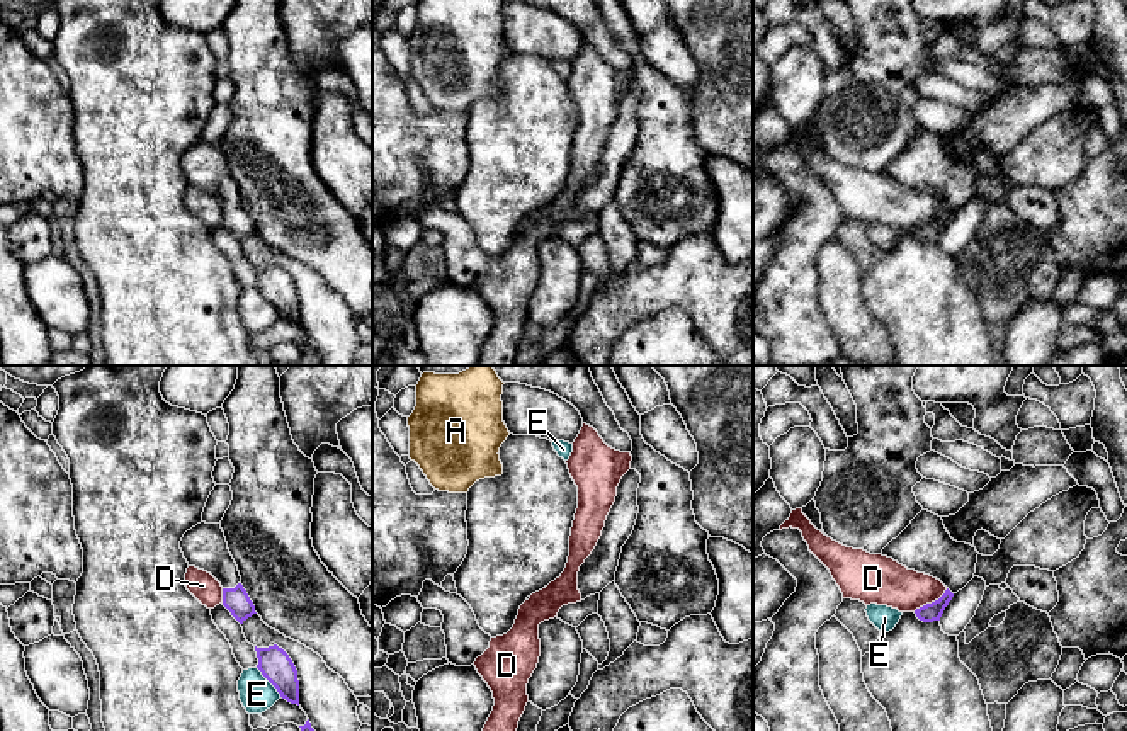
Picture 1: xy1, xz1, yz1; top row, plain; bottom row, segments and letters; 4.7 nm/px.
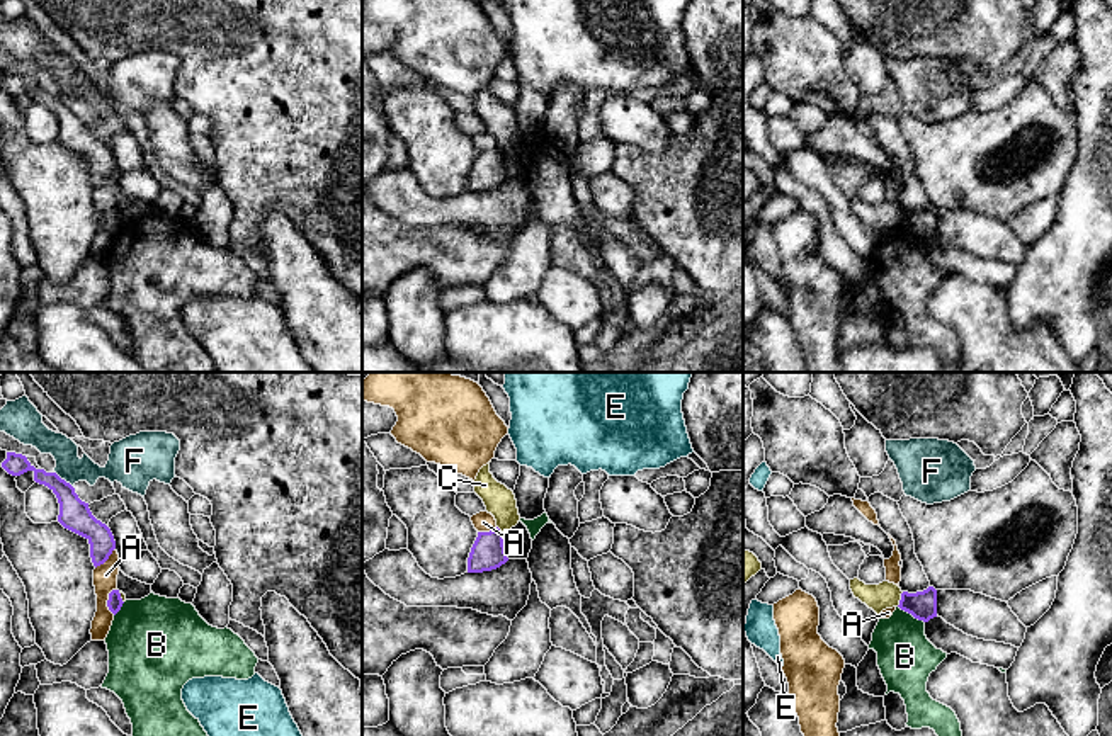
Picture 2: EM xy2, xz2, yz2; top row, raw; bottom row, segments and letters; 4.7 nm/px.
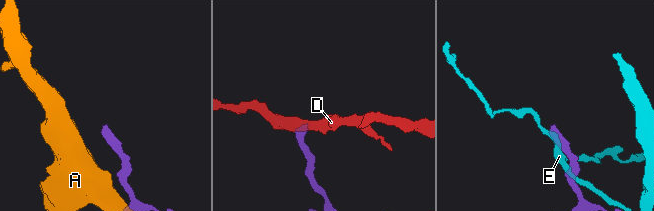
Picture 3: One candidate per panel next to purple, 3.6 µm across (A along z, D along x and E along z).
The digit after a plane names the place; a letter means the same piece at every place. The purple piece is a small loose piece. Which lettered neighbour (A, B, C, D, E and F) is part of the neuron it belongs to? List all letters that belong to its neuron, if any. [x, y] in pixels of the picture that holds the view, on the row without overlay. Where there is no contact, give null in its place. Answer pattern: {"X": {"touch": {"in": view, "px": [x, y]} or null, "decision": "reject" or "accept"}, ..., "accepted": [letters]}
{"A": {"touch": {"in": "xy2", "px": [107, 221]}, "decision": "reject"}, "B": {"touch": {"in": "yz2", "px": [912, 233]}, "decision": "reject"}, "C": {"touch": {"in": "yz2", "px": [902, 218]}, "decision": "reject"}, "D": {"touch": {"in": "yz1", "px": [932, 221]}, "decision": "reject"}, "E": {"touch": {"in": "xy1", "px": [269, 300]}, "decision": "reject"}, "F": {"touch": {"in": "xy2", "px": [63, 99]}, "decision": "reject"}, "accepted": []}

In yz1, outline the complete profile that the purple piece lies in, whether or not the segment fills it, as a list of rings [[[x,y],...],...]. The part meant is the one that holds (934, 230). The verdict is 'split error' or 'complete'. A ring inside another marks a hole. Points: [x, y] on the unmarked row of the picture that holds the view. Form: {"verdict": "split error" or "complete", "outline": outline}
{"verdict": "split error", "outline": [[[921,129],[881,173],[947,206],[938,219],[915,230],[920,240],[933,241],[940,240],[952,216],[974,197],[979,172],[971,163],[954,160],[942,136]]]}

